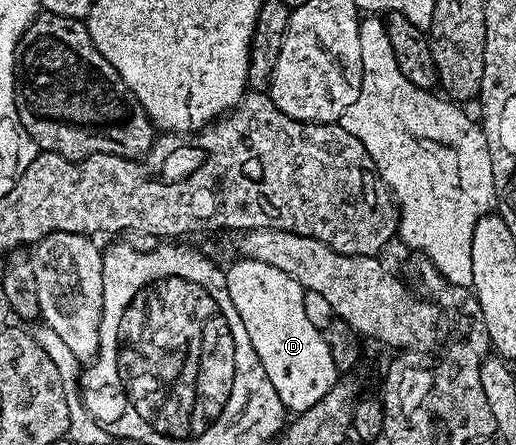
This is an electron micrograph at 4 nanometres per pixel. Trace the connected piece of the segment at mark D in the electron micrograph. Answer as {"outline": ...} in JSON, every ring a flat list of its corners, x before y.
{"outline":[[240,257,231,267,226,267,229,300,233,300,233,308,237,308,237,316,241,316,241,324,245,324,245,332,249,332,249,340,253,344,253,352,261,360,265,368,265,376,269,376,269,384,277,388,277,396,281,396,284,411,300,414,305,408,313,408,329,388,337,380,337,371,333,364,333,356,329,356,329,344,325,344,323,331,313,326,305,316,302,304,304,288,281,272,281,268,273,268,269,264,261,264,252,258]]}

